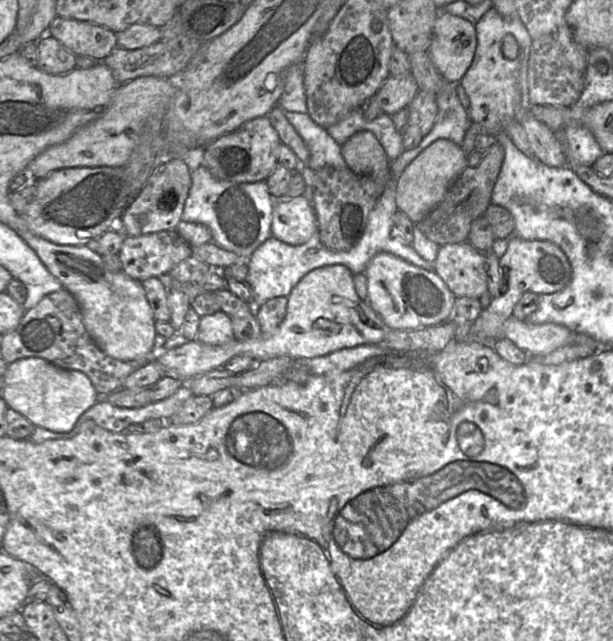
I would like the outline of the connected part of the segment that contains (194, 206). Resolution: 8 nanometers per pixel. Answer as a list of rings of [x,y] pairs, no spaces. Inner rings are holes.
[[[202,164],[191,168],[191,180],[181,219],[207,226],[212,241],[219,247],[248,259],[271,236],[272,210],[276,200],[269,193],[265,180],[251,183],[220,180]]]

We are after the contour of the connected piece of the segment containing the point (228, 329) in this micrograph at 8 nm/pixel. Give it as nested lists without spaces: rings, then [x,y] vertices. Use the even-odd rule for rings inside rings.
[[[222,311],[201,317],[196,340],[213,346],[234,340],[231,317]]]

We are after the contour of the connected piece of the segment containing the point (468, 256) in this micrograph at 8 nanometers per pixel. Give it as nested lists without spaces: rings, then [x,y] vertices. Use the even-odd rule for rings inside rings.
[[[470,242],[441,246],[433,264],[455,297],[479,299],[487,291],[485,255]]]

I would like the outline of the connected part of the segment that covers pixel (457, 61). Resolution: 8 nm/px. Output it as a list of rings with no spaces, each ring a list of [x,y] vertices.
[[[439,9],[427,53],[445,81],[459,83],[477,46],[475,25]]]

